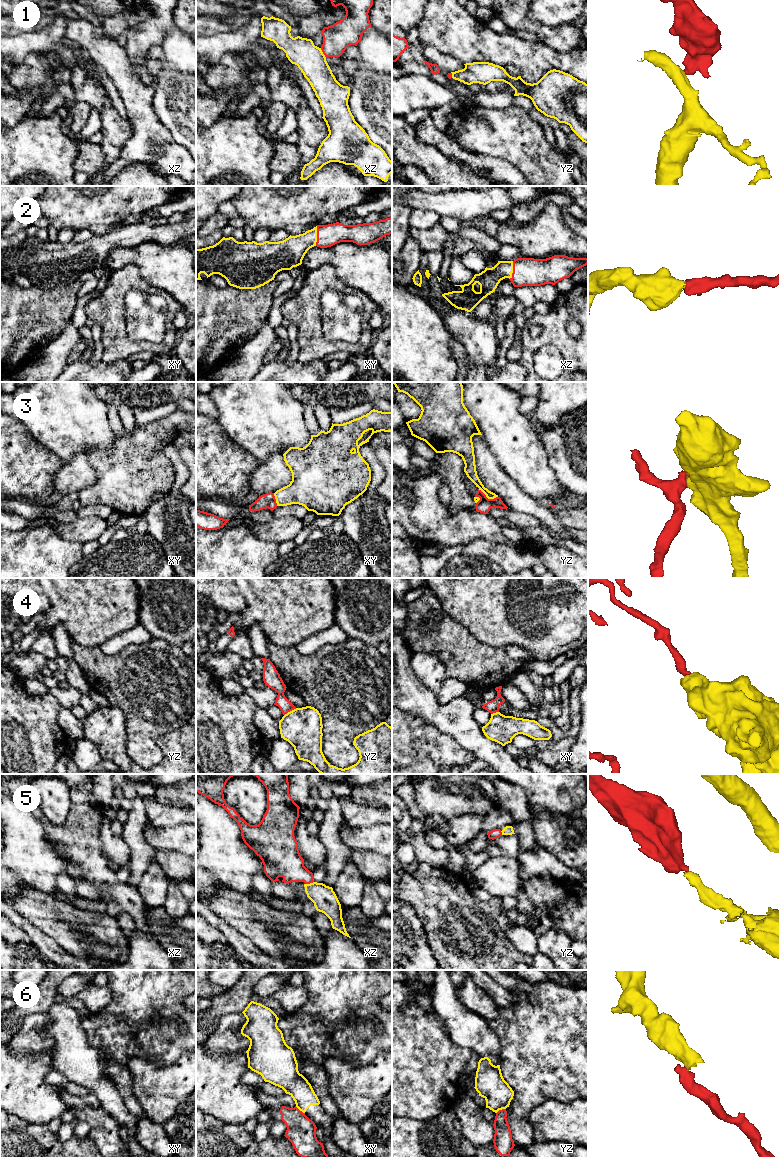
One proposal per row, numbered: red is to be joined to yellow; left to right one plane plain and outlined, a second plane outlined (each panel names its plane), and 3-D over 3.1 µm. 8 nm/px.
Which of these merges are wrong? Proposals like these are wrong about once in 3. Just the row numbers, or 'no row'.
1, 3, 4, 6

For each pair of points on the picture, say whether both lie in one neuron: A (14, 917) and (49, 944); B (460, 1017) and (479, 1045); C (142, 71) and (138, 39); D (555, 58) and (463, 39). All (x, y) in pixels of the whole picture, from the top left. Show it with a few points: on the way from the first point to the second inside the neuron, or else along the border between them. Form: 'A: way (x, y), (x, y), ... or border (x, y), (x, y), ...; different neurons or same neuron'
A: way (23, 923), (40, 939); same neuron
B: way (463, 1024), (477, 1038); same neuron
C: way (139, 63), (138, 47); same neuron
D: way (532, 58), (514, 49), (498, 49), (486, 45); same neuron

